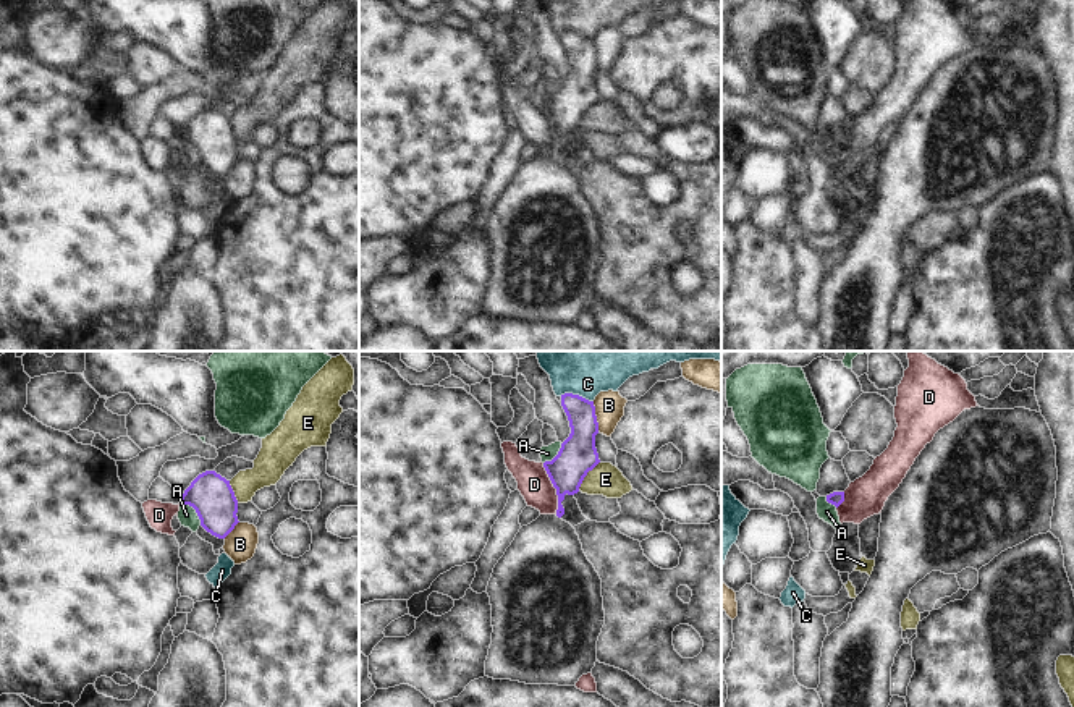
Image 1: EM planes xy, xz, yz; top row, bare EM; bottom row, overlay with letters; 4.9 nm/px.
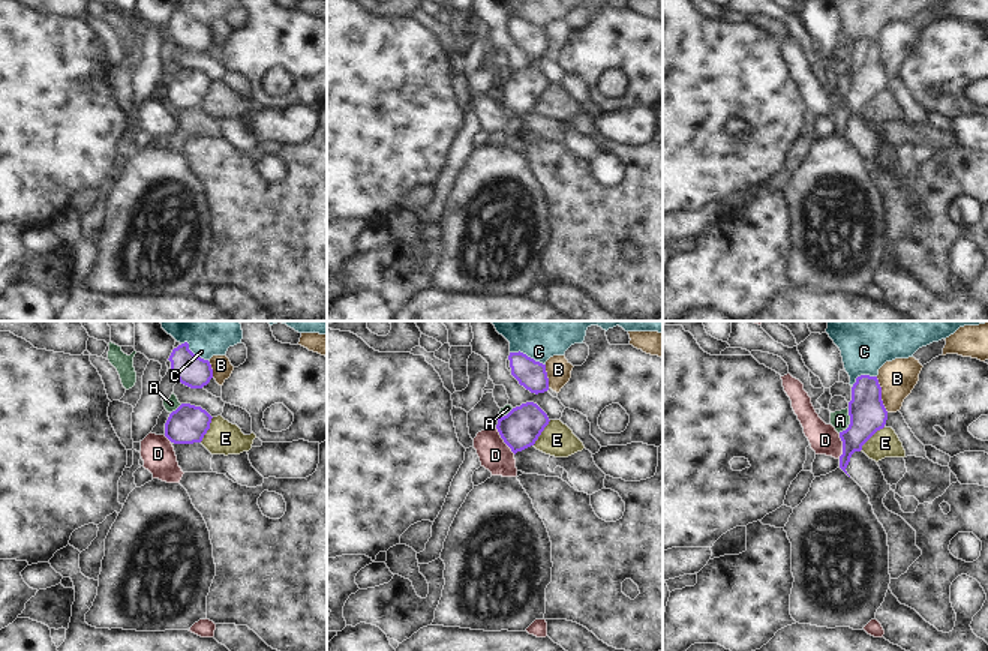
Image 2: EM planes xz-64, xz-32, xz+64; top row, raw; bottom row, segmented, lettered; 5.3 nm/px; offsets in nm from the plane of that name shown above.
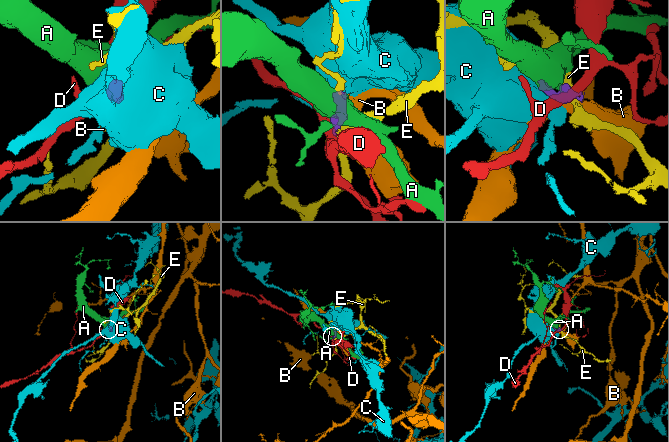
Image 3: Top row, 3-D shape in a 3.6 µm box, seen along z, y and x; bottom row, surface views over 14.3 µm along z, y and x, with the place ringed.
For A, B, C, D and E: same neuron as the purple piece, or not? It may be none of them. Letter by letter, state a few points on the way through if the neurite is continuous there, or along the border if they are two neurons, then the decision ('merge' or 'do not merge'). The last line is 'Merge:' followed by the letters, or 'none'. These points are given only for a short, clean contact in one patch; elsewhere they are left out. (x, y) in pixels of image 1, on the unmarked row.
A: along xy (181, 139), (194, 148), (201, 162) | do not merge
B: do not merge
C: do not merge
D: along xz (542, 101), (555, 127), (557, 151) | do not merge
E: along xz (599, 99), (578, 127) | do not merge
Merge: none

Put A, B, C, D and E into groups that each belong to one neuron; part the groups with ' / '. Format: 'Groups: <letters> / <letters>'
Groups: A / B / C / D / E.

